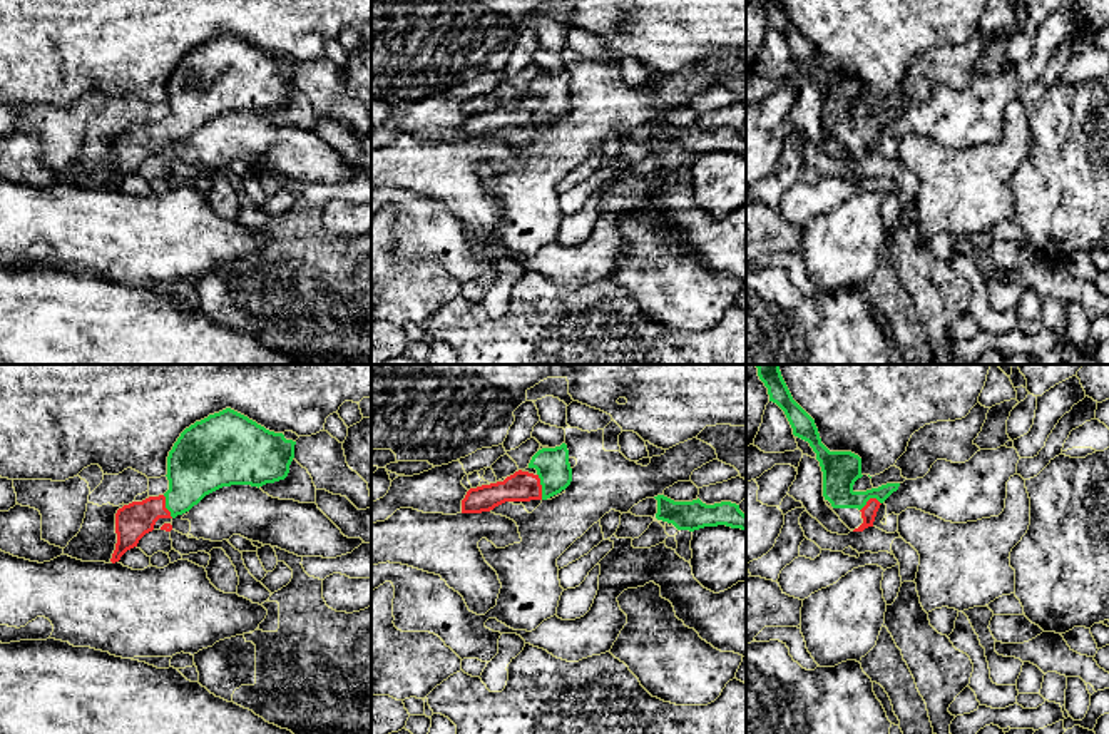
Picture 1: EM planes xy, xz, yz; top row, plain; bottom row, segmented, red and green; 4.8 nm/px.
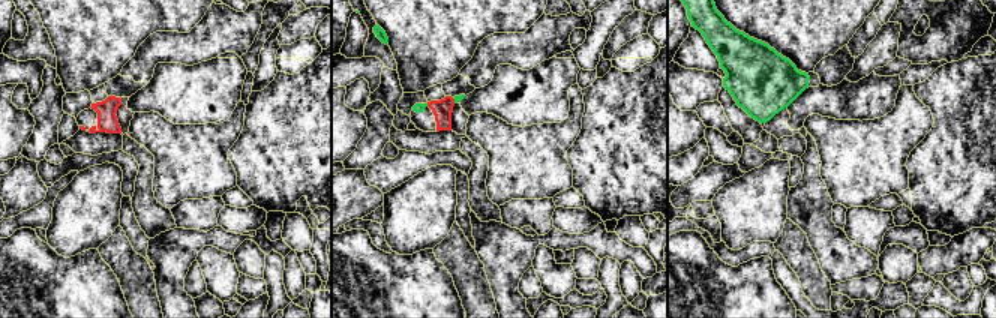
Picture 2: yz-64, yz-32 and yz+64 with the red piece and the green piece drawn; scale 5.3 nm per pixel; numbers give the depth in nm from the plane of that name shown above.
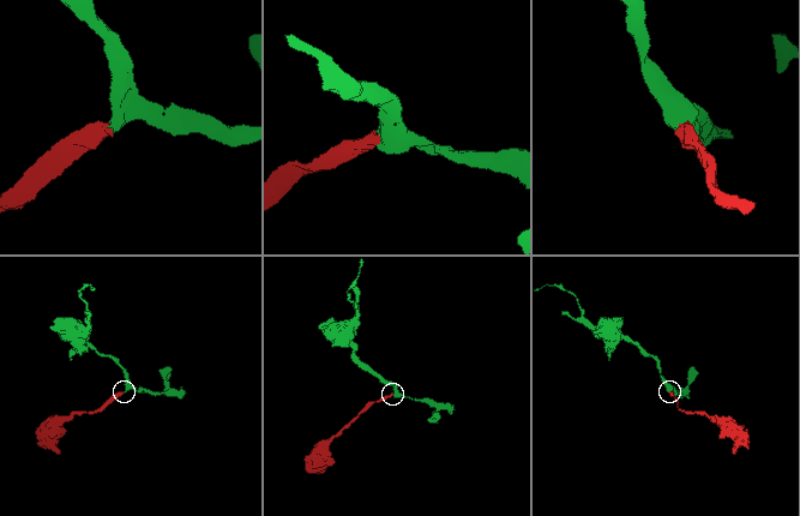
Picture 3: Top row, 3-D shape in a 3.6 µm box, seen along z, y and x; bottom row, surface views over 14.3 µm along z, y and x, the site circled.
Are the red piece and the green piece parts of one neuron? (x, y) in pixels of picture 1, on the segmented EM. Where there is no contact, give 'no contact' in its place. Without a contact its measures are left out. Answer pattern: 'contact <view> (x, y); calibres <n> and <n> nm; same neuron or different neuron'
contact xz (541, 487); calibres 140 and 160 nm; same neuron

